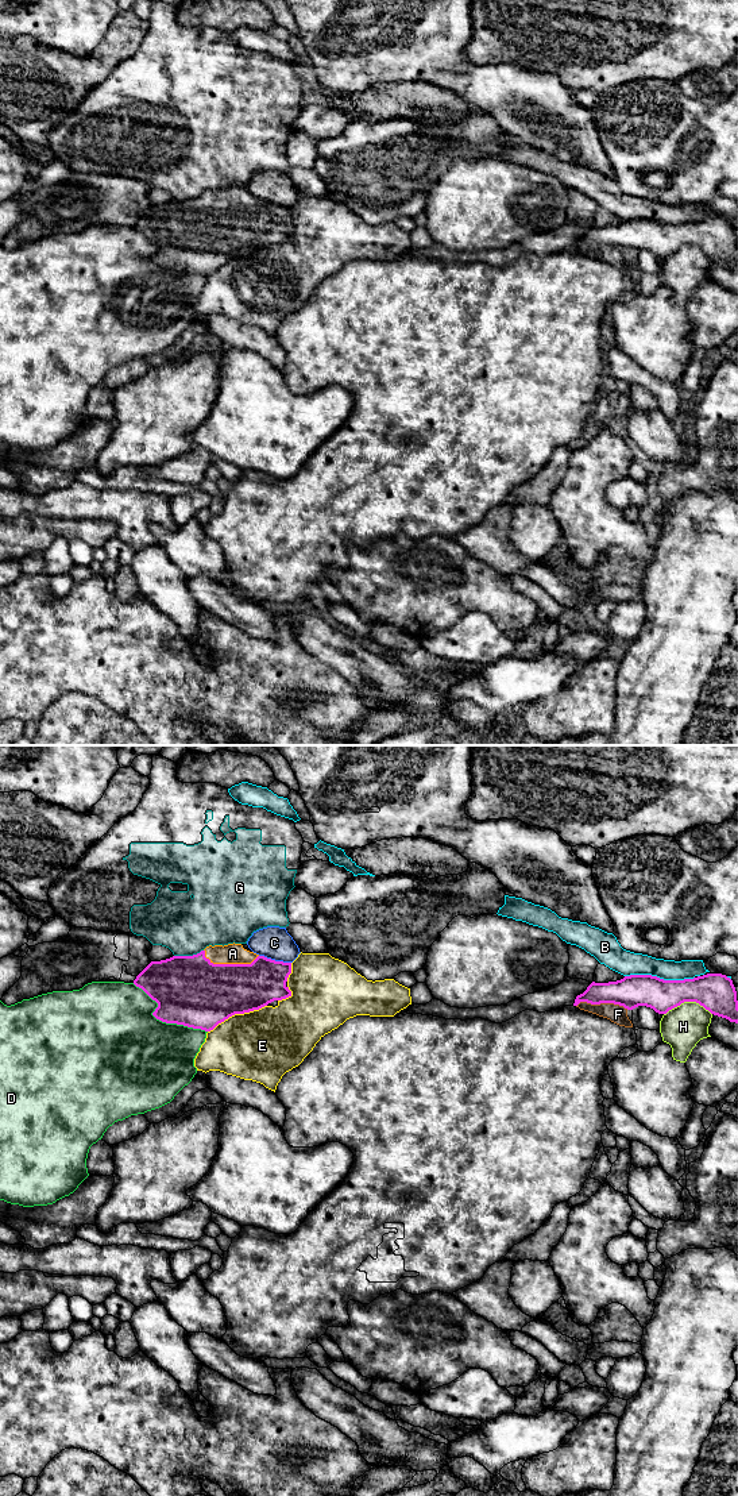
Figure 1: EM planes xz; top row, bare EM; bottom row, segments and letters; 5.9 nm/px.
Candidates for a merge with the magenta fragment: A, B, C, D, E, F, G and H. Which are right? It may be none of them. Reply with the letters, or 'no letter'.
A

